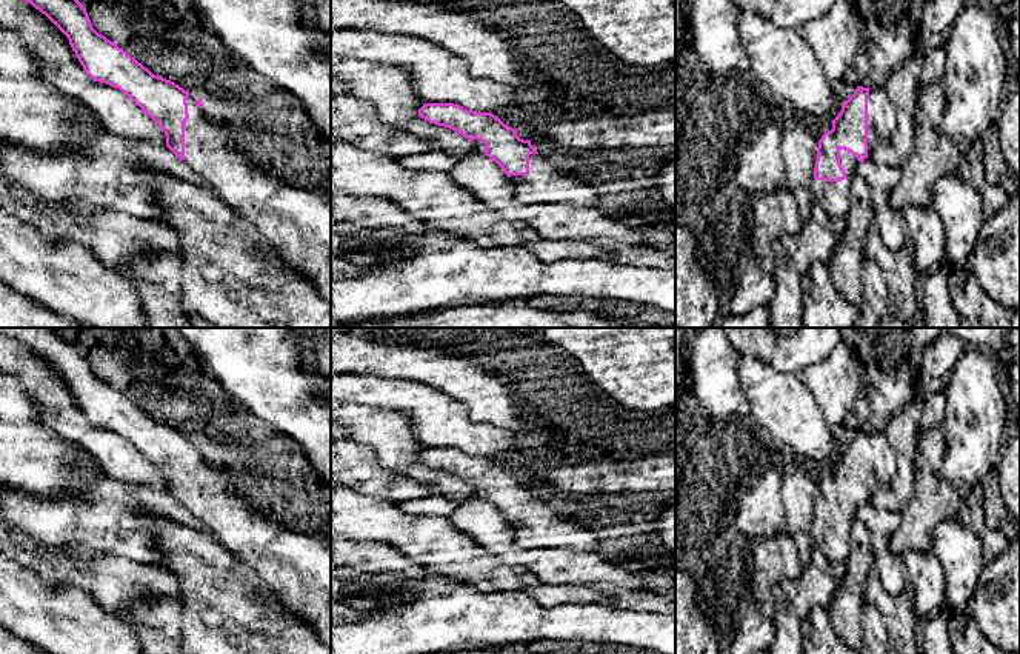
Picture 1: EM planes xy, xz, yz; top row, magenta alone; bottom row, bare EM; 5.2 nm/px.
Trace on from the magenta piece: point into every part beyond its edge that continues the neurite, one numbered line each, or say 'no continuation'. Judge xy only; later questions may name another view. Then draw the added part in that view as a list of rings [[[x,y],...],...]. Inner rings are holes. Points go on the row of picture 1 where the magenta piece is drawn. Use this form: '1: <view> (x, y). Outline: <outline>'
1: xy (297, 222). Outline: [[[189,92],[186,100],[189,118],[185,122],[183,162],[211,188],[211,194],[251,223],[266,242],[277,246],[289,262],[298,265],[315,279],[315,289],[331,302],[331,194],[298,189],[286,183],[282,172],[271,162],[260,158],[238,140],[226,135],[206,115],[203,105],[200,108],[197,106],[197,100],[198,97]]]

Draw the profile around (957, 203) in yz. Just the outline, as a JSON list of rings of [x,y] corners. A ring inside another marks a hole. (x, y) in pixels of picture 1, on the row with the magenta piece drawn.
[[[952,172],[934,183],[931,203],[945,229],[946,266],[960,268],[971,279],[968,257],[986,217],[982,192]]]

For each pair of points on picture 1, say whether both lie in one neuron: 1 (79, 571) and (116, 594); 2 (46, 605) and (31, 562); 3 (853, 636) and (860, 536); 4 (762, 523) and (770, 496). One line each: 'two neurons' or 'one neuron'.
1: one neuron
2: two neurons
3: one neuron
4: one neuron

